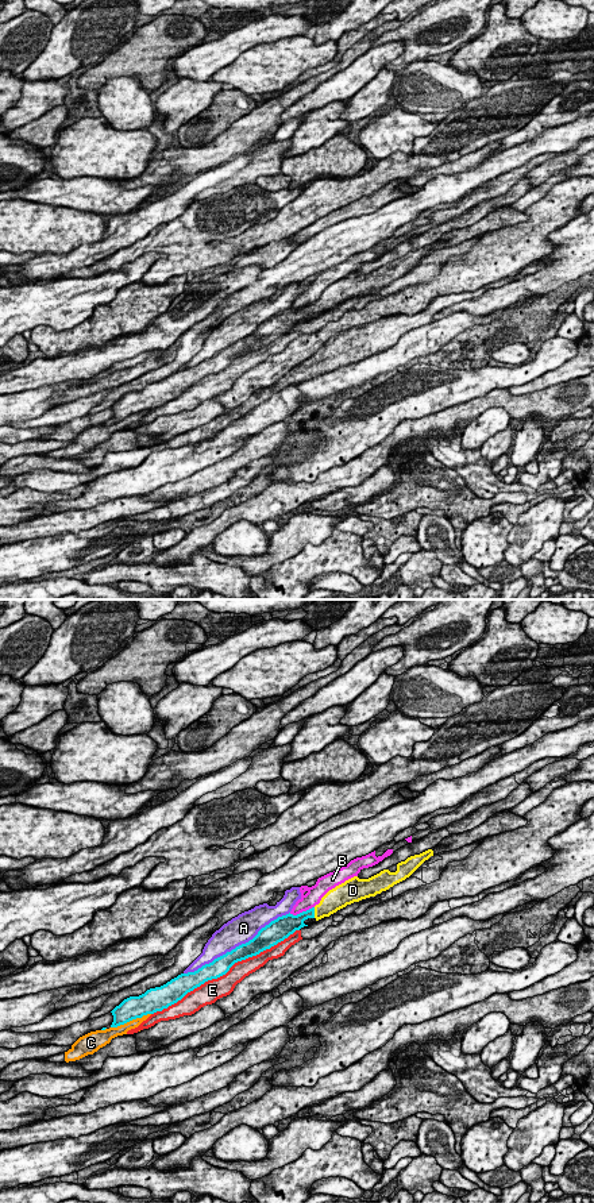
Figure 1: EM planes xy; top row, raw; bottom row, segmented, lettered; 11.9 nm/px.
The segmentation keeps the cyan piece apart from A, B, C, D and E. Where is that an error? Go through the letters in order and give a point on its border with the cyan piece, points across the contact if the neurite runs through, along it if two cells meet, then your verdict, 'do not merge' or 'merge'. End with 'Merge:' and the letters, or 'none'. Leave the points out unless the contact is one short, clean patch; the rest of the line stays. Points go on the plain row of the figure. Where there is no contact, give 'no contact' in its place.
A: xy (236, 342) | do not merge
B: xy (303, 307) | do not merge
C: xy (130, 415) | do not merge
D: xy (313, 308) | across xy (296, 317), (303, 311), (313, 308), (324, 304), (331, 297) | merge
E: xy (224, 369) | do not merge
Merge: D

